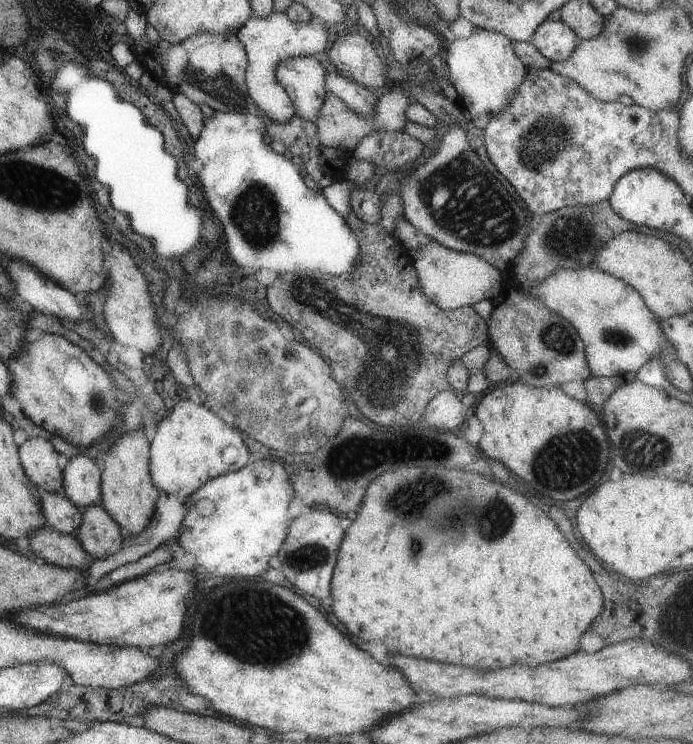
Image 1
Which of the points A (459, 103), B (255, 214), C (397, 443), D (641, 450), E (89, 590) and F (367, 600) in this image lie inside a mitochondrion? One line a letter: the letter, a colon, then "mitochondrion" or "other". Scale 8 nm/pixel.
A: other
B: mitochondrion
C: other
D: mitochondrion
E: other
F: other

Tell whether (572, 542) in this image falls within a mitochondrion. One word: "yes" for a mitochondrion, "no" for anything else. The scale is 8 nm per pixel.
no

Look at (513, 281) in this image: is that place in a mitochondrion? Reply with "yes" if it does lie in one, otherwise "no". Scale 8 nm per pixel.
yes

